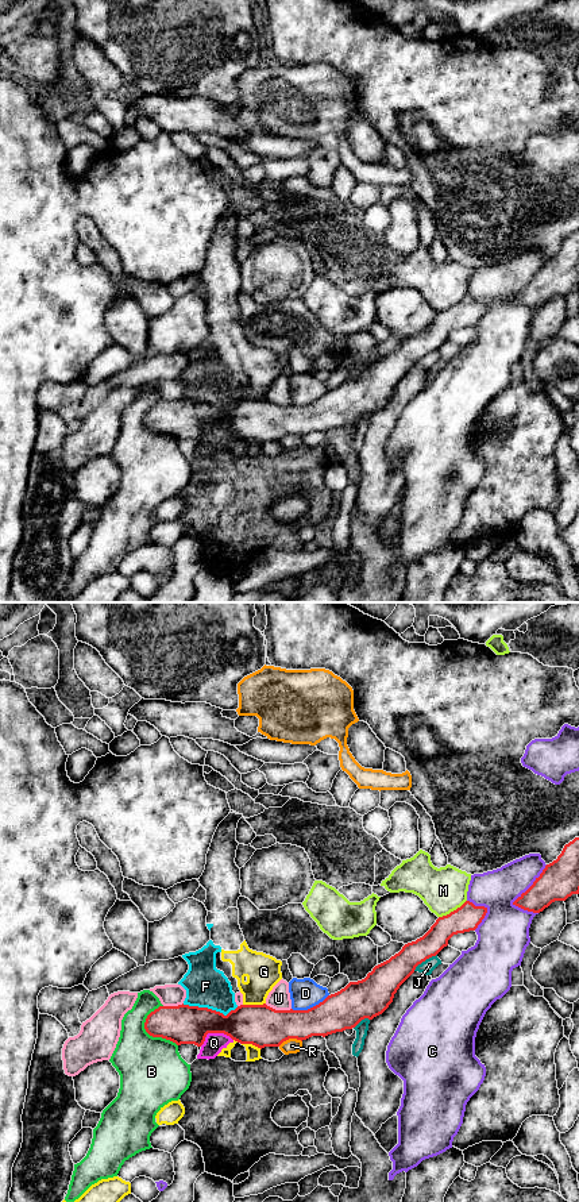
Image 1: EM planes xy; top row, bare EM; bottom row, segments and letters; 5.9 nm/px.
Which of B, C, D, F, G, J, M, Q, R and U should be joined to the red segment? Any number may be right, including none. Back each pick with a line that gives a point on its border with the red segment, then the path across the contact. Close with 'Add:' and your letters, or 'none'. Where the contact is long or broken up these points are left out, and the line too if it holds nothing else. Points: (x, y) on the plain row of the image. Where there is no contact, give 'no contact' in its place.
Add: none

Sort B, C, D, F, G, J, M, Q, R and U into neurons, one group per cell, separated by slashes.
B / C / D / F G Q / J / M / R / U

